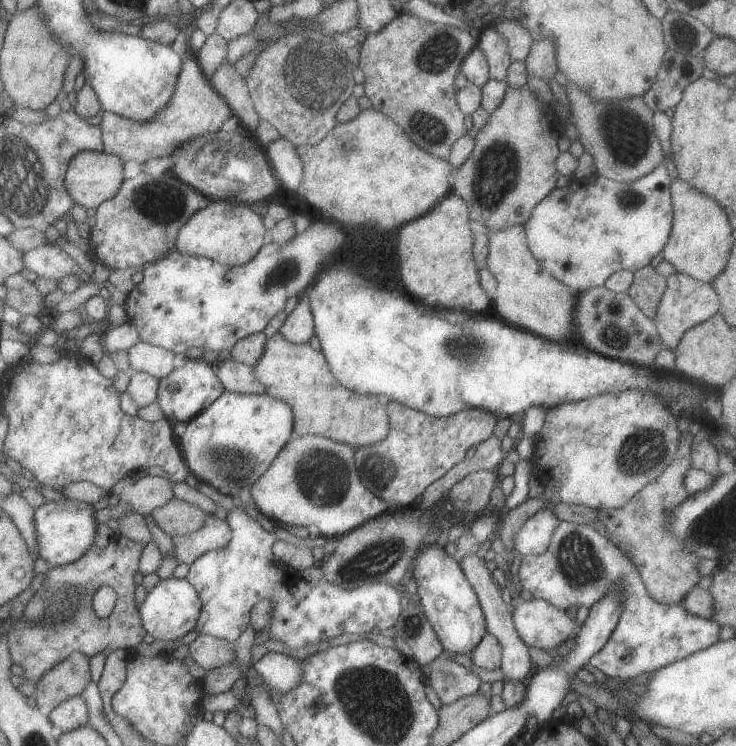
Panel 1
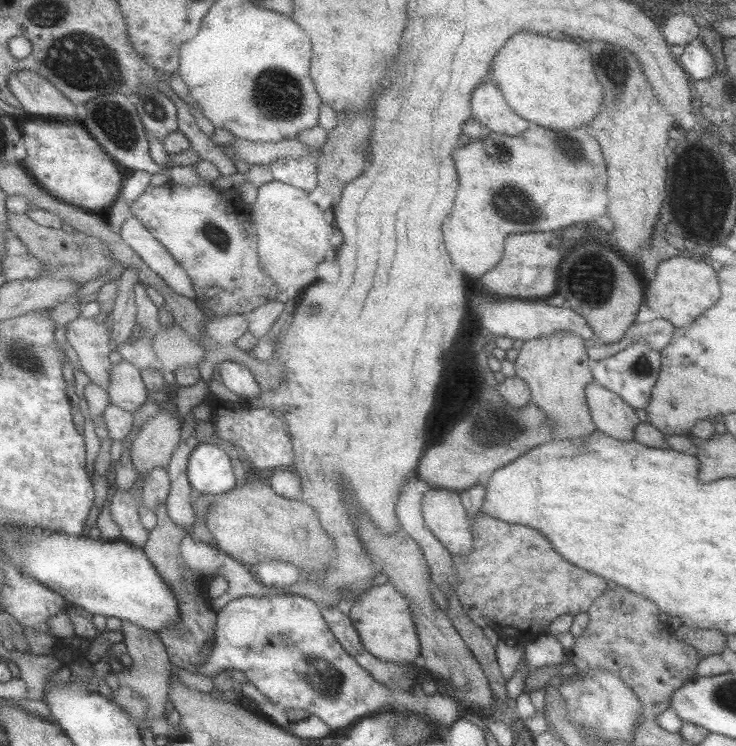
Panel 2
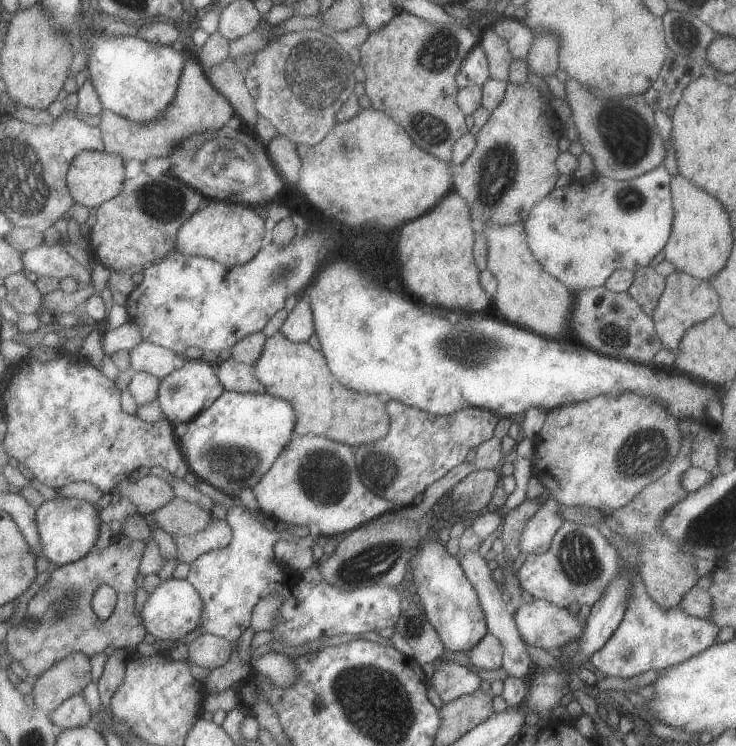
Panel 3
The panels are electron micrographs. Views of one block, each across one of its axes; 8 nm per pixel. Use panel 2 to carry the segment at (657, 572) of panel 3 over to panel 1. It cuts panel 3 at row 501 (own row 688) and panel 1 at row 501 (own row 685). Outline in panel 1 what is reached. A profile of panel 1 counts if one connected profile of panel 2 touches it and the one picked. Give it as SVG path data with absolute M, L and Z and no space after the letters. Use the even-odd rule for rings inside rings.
M689 430L680 433L677 452L671 464L655 480L651 480L637 494L633 494L631 500L627 500L621 508L597 510L597 521L600 521L607 530L606 538L629 556L629 560L638 570L647 594L655 602L665 604L665 606L680 604L685 594L700 579L697 573L697 563L700 558L683 550L683 541L665 530L665 520L669 518L671 510L688 496L687 490L683 488L683 476L691 467L690 444L692 439L693 436Z

